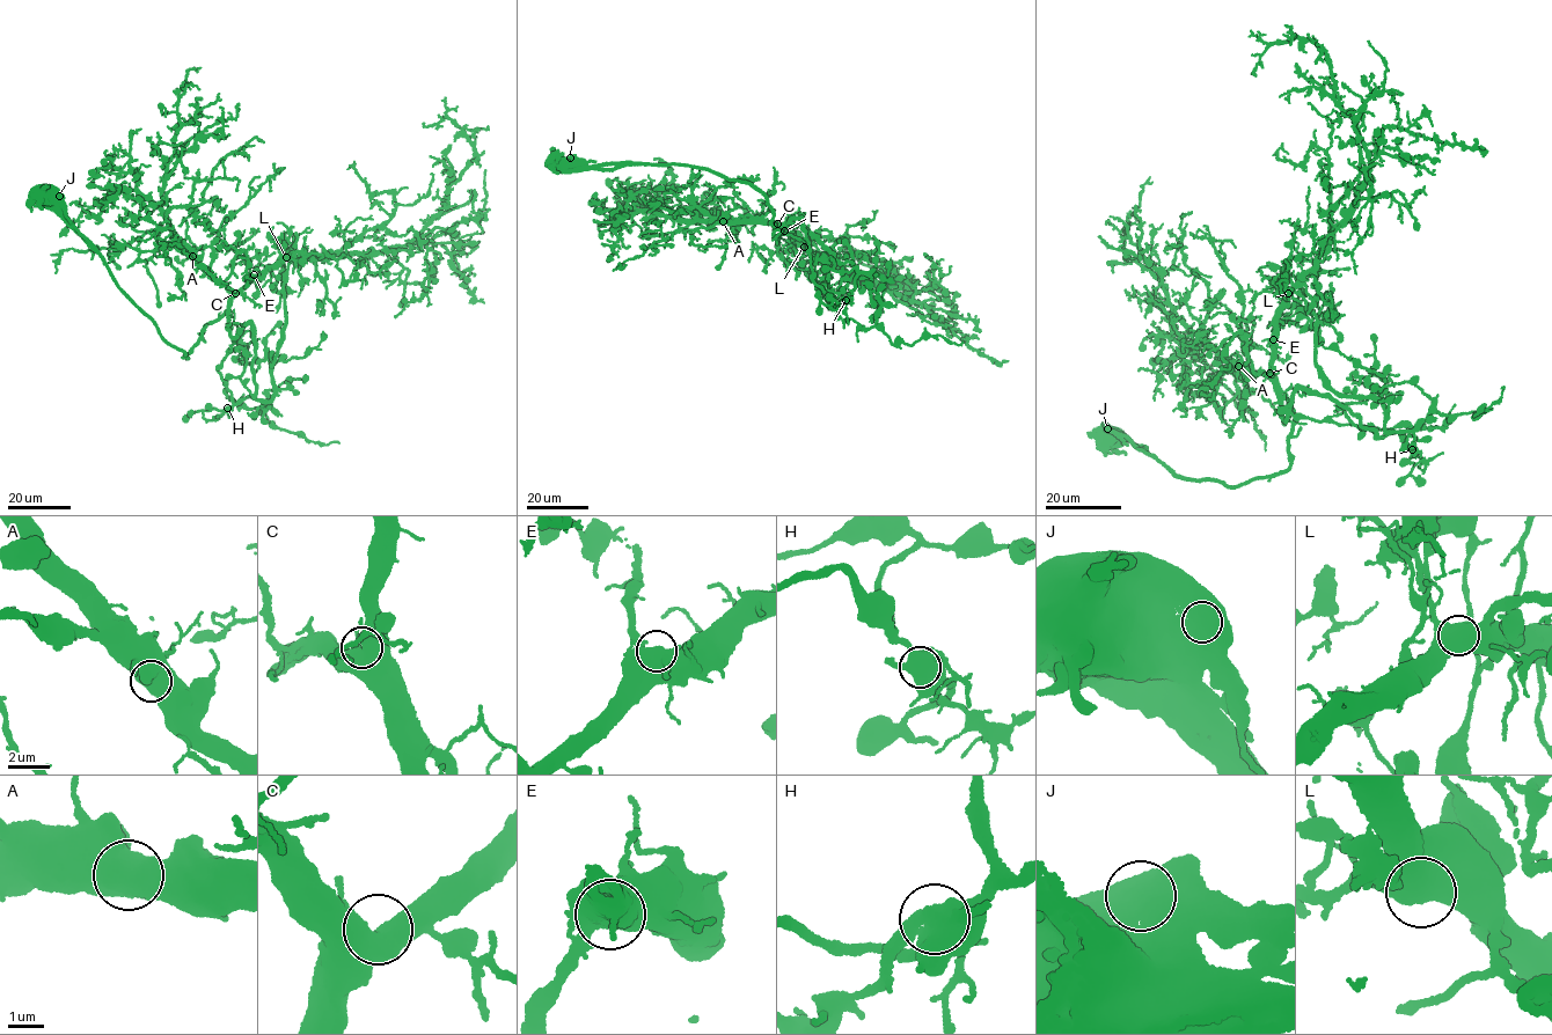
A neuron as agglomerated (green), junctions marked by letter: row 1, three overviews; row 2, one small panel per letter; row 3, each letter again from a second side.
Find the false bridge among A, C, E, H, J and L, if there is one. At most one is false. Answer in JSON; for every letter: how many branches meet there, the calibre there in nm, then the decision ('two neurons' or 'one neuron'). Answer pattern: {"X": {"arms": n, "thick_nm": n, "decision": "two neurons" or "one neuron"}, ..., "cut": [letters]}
{"A": {"arms": 1, "thick_nm": 850, "decision": "one neuron"}, "C": {"arms": 1, "thick_nm": 900, "decision": "one neuron"}, "E": {"arms": 1, "thick_nm": 800, "decision": "one neuron"}, "H": {"arms": 1, "thick_nm": 950, "decision": "two neurons"}, "J": {"arms": 1, "thick_nm": 950, "decision": "one neuron"}, "L": {"arms": 1, "thick_nm": 800, "decision": "one neuron"}, "cut": ["H"]}

